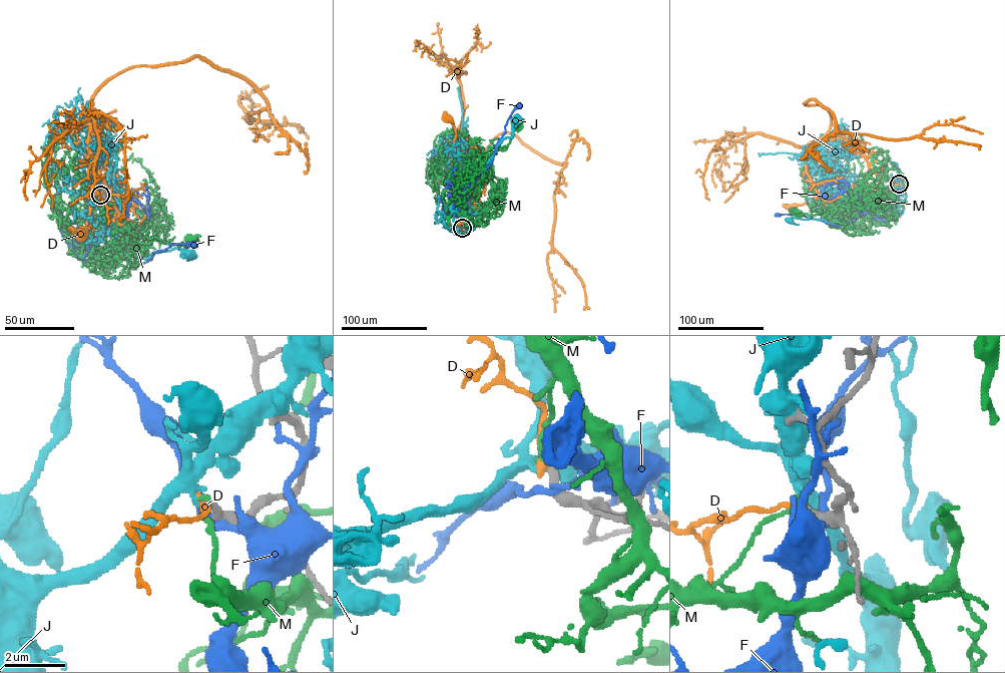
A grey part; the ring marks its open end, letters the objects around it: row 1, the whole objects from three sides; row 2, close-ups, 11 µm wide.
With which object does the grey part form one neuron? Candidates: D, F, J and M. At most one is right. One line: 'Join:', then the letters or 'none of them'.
Join: none of them

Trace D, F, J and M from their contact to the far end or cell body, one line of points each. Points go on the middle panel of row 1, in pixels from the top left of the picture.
D: (462, 229), (457, 222), (469, 199), (466, 178), (454, 143), (455, 127), (449, 119)
F: (462, 229), (469, 196), (460, 188), (465, 190), (491, 163), (507, 119), (518, 105)
J: (462, 229), (457, 231), (467, 223), (467, 164), (472, 169), (483, 166), (502, 140), (511, 137), (517, 118)
M: (462, 229), (463, 212), (484, 209), (492, 201), (491, 182), (479, 161), (490, 148), (507, 145), (517, 123)

